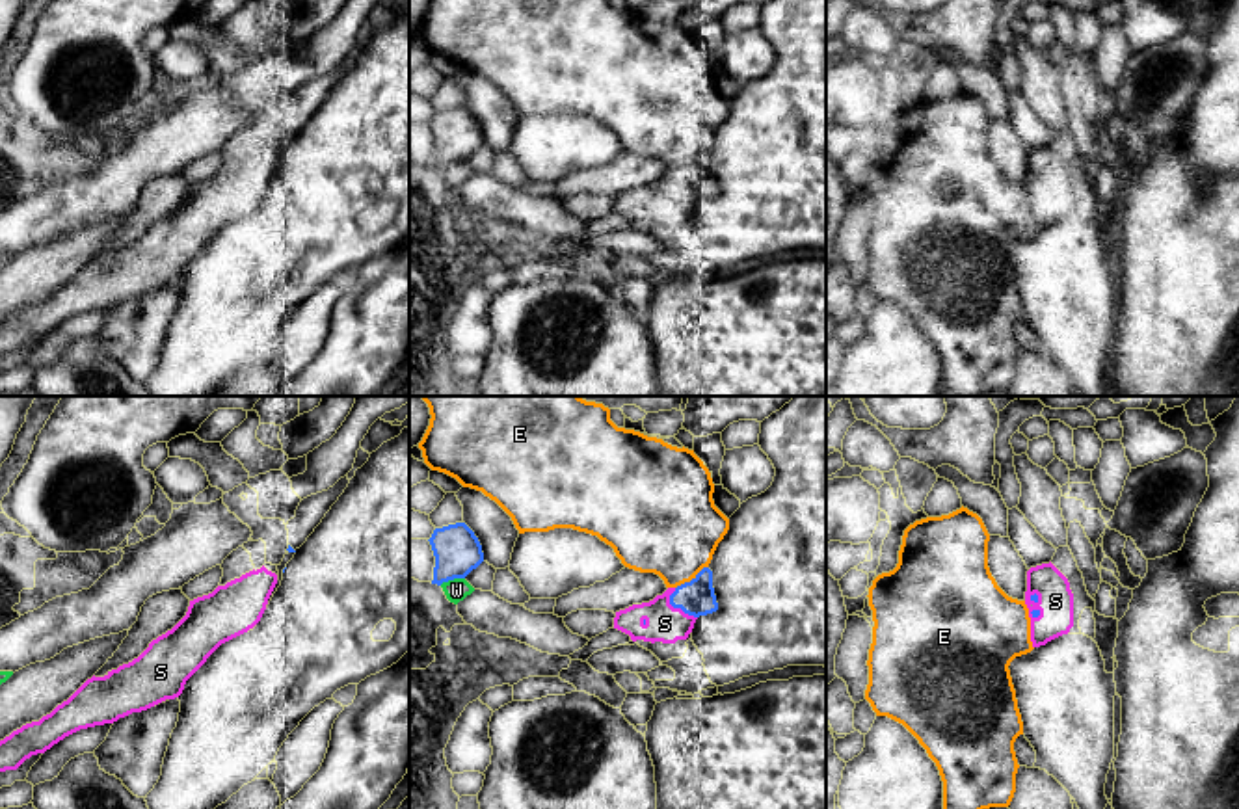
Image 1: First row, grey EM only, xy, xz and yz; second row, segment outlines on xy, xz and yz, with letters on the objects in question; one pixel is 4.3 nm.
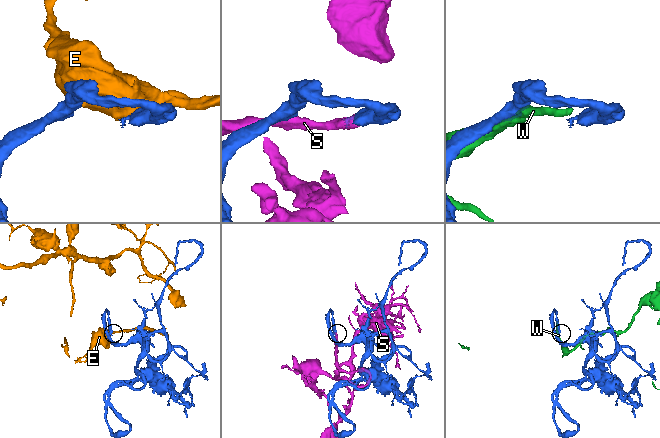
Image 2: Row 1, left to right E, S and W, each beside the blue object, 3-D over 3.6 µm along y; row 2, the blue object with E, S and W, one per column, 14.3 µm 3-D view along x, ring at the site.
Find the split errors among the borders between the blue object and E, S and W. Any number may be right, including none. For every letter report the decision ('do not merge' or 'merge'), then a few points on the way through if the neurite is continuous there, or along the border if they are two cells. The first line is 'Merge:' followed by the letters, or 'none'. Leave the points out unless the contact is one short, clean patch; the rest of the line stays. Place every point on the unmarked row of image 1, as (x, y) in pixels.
Merge: S
E: do not merge
S: merge
W: do not merge

